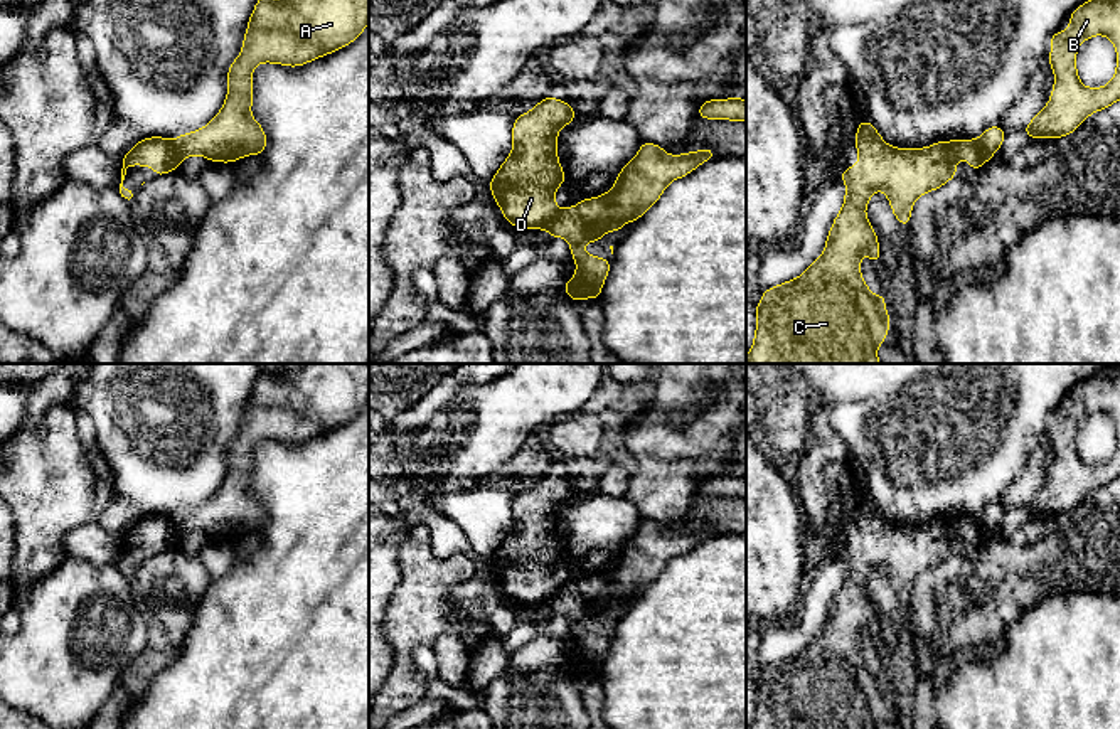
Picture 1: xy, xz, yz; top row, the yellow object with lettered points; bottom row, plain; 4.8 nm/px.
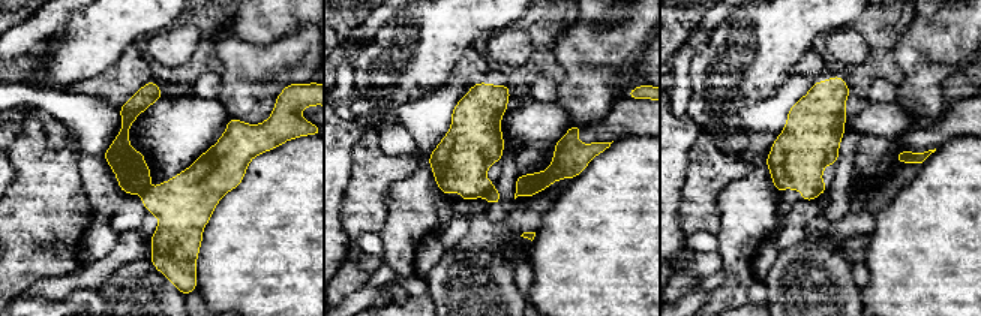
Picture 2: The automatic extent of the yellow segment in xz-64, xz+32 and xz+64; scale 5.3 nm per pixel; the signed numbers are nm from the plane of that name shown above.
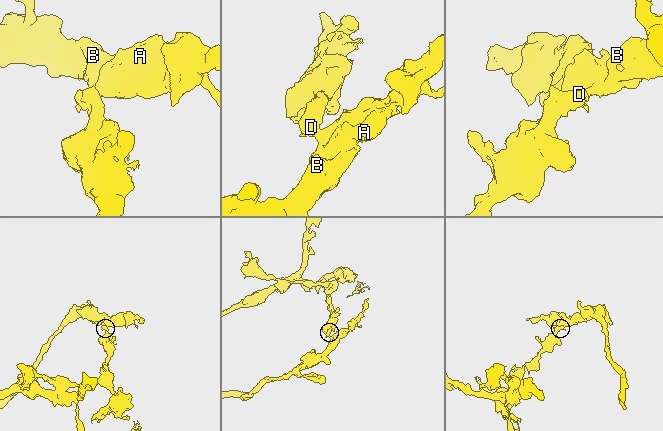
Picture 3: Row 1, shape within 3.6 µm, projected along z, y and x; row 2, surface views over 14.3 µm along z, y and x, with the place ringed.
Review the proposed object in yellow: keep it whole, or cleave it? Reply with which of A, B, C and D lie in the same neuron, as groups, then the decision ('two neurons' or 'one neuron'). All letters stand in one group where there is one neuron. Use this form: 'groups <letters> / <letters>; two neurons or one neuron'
groups A B / C D; two neurons

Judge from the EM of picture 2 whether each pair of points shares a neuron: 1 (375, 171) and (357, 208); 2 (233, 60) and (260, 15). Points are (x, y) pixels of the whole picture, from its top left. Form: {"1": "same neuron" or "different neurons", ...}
{"1": "same neuron", "2": "different neurons"}

